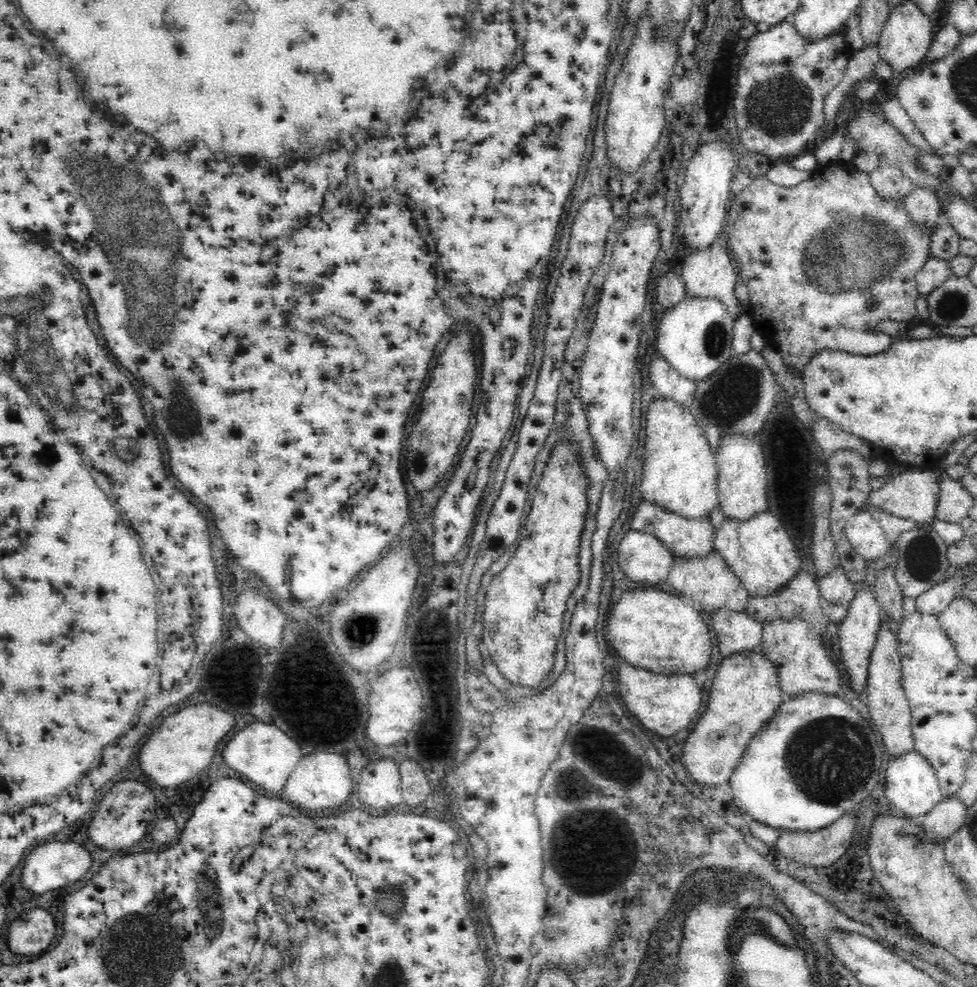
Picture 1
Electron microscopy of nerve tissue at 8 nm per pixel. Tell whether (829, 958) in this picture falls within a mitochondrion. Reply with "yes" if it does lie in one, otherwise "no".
no

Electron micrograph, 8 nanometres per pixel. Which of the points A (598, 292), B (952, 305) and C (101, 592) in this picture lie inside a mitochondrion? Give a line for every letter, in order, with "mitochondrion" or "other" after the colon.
A: other
B: mitochondrion
C: other

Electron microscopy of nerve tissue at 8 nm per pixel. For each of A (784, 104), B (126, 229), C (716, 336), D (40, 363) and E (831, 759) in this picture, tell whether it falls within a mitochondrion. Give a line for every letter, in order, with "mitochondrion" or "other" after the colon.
A: mitochondrion
B: mitochondrion
C: mitochondrion
D: mitochondrion
E: mitochondrion

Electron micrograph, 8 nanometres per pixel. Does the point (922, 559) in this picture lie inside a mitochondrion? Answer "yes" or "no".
yes

